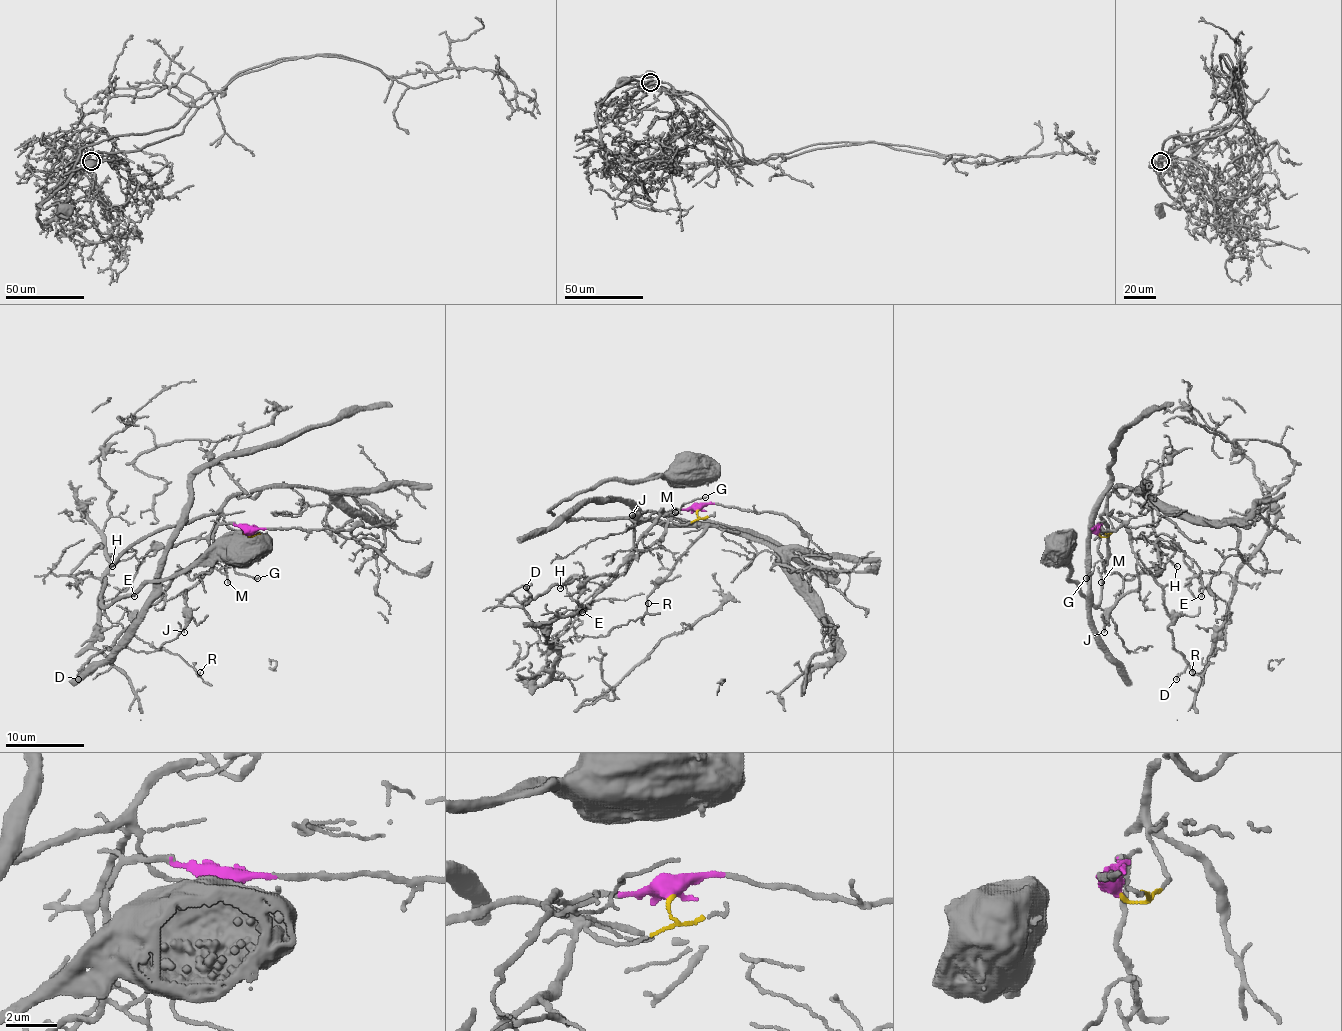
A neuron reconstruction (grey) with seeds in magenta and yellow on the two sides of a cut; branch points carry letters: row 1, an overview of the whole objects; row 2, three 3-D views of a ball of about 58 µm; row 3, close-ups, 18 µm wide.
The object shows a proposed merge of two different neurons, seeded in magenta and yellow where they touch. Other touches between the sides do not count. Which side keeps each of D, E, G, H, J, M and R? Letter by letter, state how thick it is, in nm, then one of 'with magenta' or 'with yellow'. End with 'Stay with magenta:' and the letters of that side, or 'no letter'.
D: calibre 150 nm; with magenta
E: calibre 100 nm; with yellow
G: calibre 140 nm; with magenta
H: calibre 120 nm; with yellow
J: calibre 170 nm; with yellow
M: calibre 140 nm; with magenta
R: calibre 100 nm; with yellow
Stay with magenta: D, G, M

